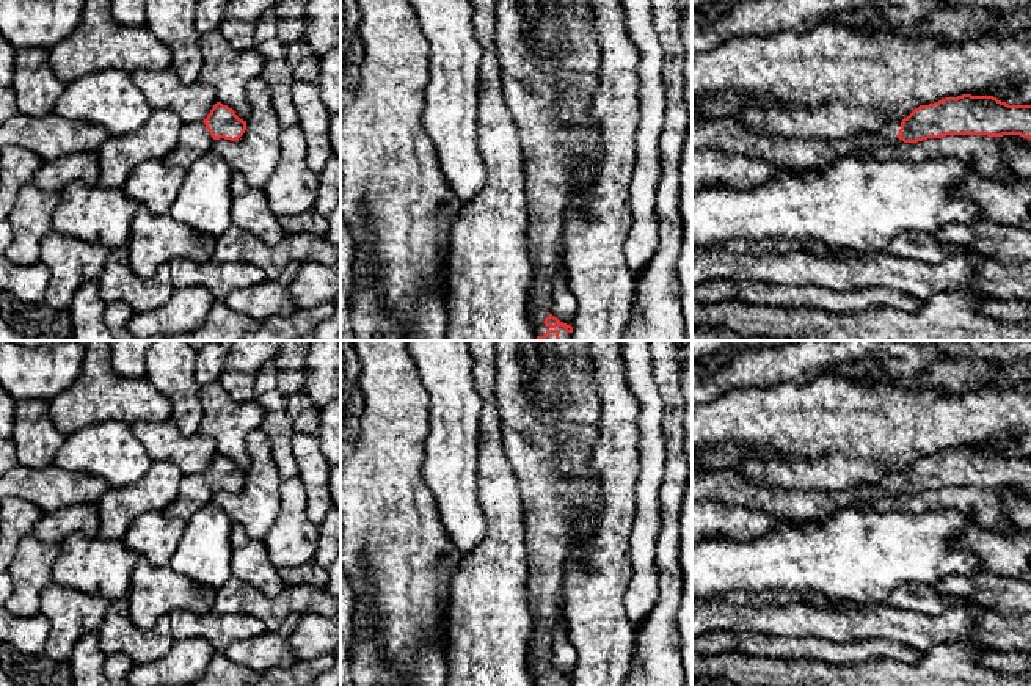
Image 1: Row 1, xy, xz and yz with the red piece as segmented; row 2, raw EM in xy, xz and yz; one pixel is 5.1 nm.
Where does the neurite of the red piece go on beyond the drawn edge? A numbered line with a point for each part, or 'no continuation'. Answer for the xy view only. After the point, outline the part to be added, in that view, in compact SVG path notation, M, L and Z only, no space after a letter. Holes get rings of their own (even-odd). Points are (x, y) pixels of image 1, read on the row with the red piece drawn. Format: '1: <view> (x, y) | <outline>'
1: xy (195, 140) | M204 122L184 124L176 148L162 160L166 166L188 170L212 149L213 138Z

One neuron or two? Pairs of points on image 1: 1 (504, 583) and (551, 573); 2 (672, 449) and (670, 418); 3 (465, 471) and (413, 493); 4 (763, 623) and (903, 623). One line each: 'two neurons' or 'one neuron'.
1: two neurons
2: one neuron
3: two neurons
4: one neuron

